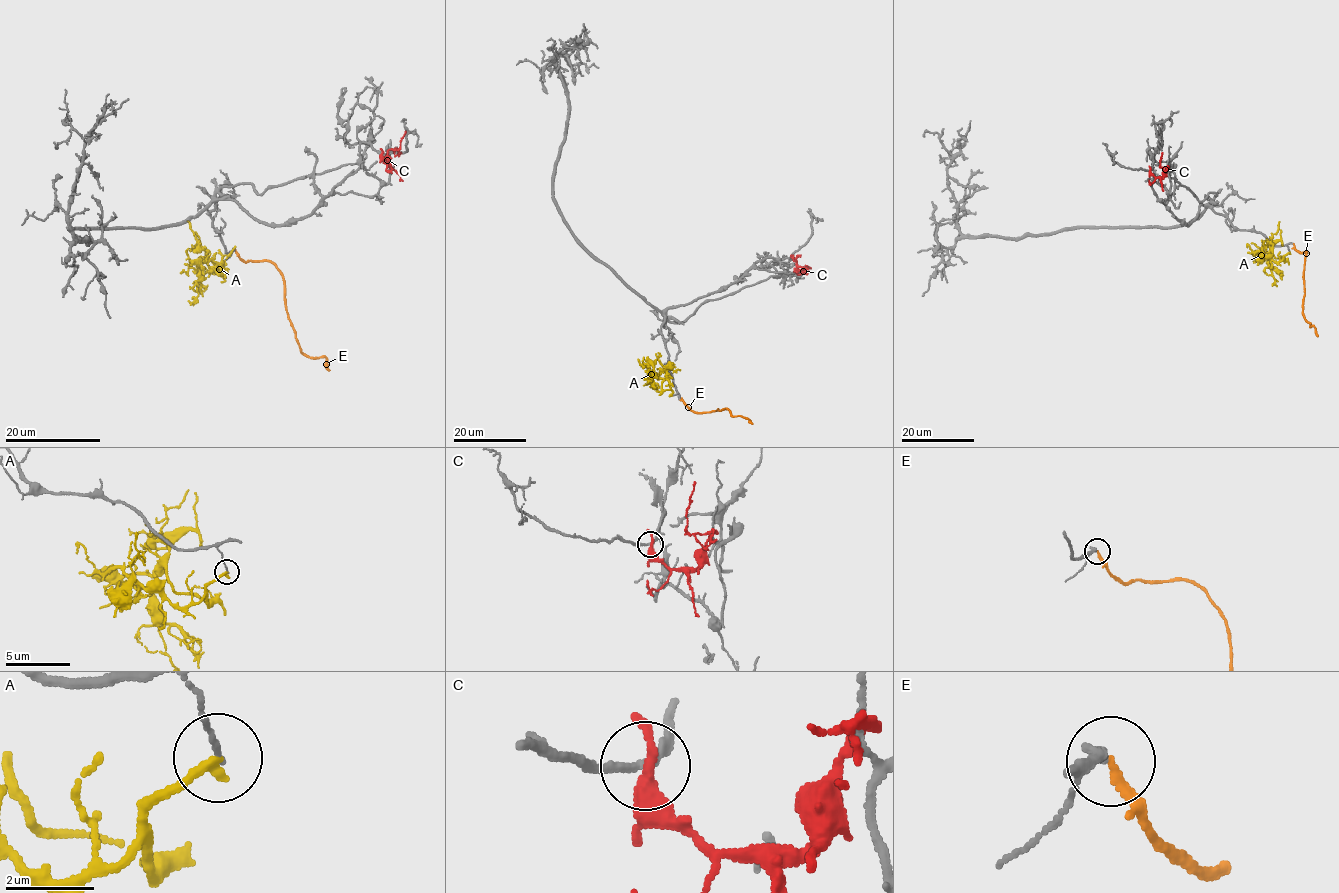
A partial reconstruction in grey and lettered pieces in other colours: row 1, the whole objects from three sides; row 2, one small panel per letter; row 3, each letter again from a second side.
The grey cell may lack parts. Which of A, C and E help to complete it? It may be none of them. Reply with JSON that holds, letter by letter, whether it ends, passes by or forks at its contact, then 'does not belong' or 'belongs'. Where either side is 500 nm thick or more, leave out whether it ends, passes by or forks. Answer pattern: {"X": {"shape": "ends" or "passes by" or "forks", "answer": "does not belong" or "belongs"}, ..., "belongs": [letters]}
{"A": {"shape": "ends", "answer": "does not belong"}, "C": {"shape": "passes by", "answer": "does not belong"}, "E": {"shape": "ends", "answer": "belongs"}, "belongs": ["E"]}

